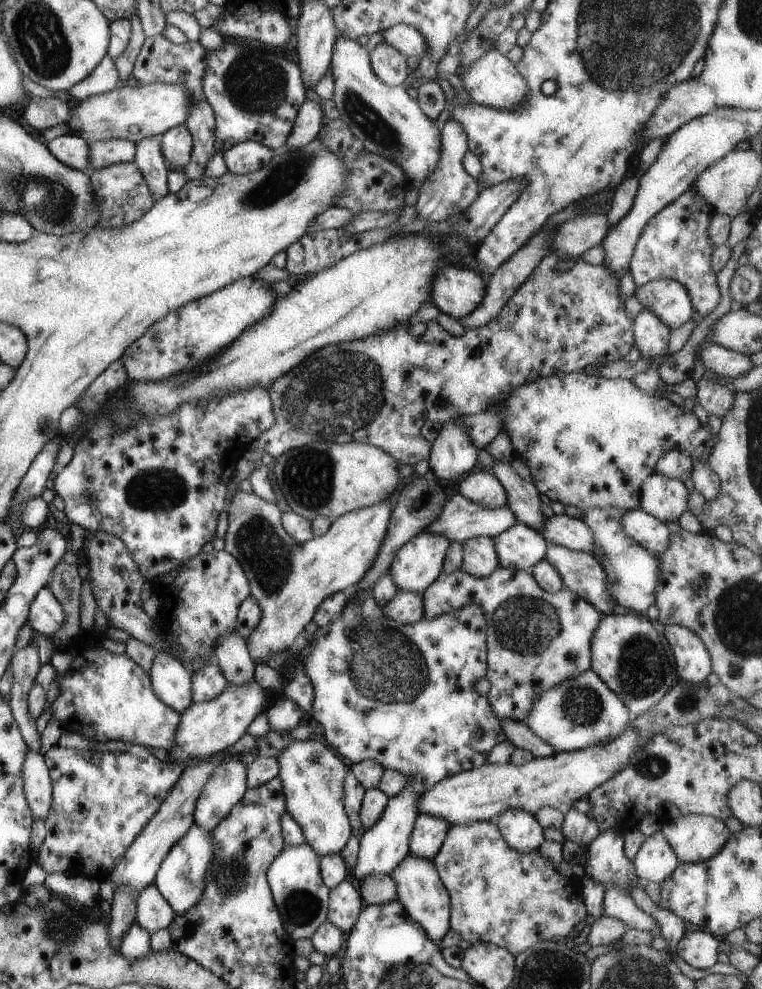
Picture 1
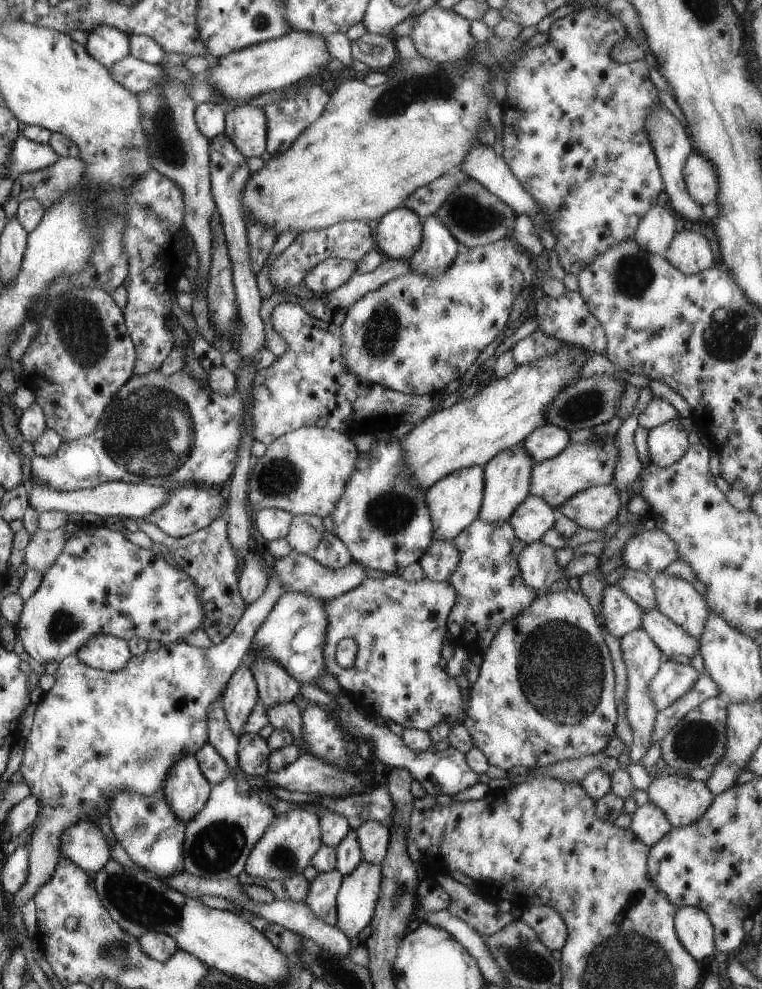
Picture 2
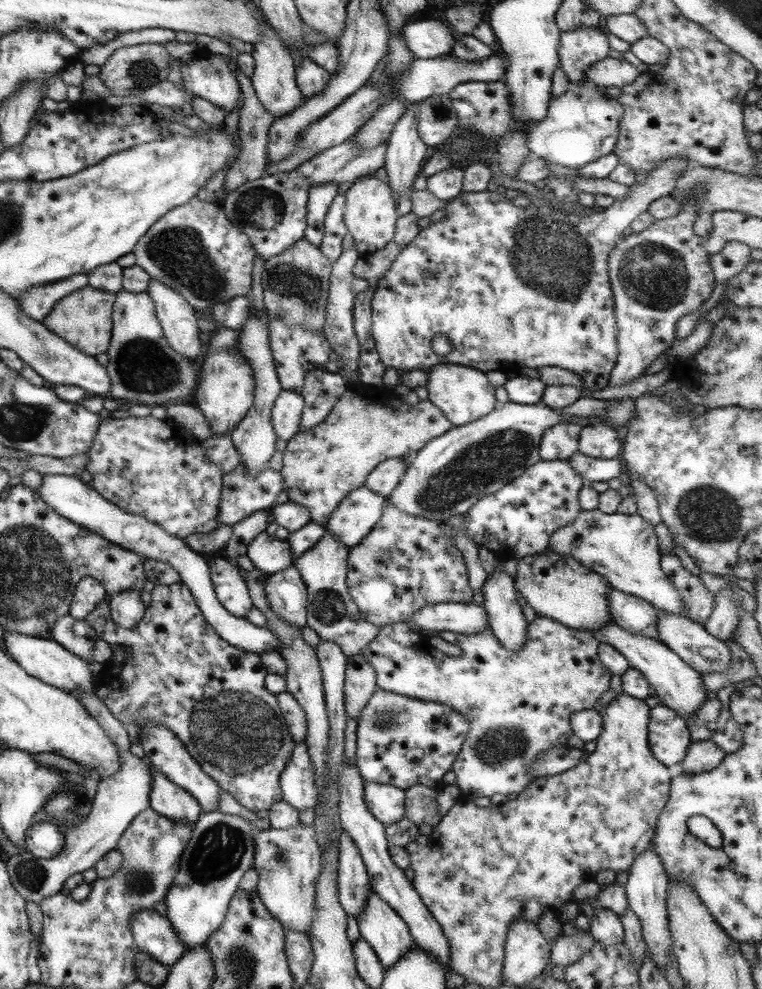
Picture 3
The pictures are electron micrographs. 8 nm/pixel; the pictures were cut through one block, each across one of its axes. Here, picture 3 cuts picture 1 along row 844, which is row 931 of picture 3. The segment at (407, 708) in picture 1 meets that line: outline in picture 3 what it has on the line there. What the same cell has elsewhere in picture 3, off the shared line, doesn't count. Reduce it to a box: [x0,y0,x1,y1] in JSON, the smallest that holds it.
[355,887,414,969]

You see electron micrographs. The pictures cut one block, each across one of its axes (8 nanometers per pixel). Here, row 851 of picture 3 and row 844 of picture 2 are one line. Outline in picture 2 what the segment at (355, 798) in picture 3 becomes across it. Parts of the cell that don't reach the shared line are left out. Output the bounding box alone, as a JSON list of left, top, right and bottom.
[355,819,390,865]

